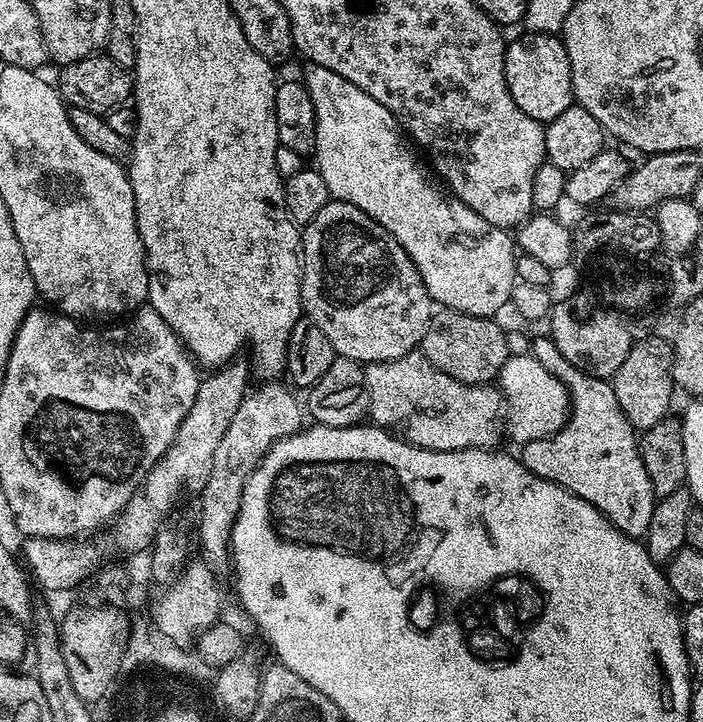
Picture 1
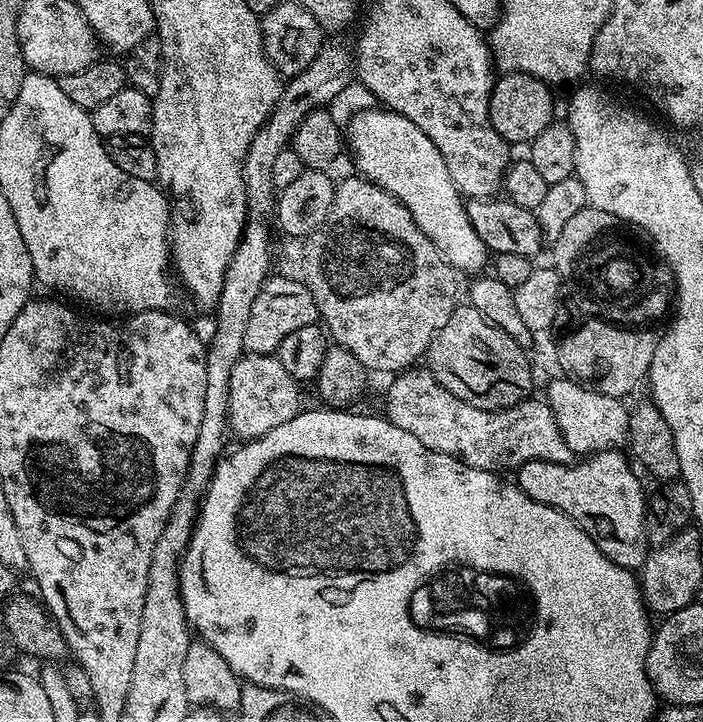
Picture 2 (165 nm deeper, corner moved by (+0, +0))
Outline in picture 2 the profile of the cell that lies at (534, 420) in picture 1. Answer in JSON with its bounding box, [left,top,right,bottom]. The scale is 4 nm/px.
[546,378,628,454]

